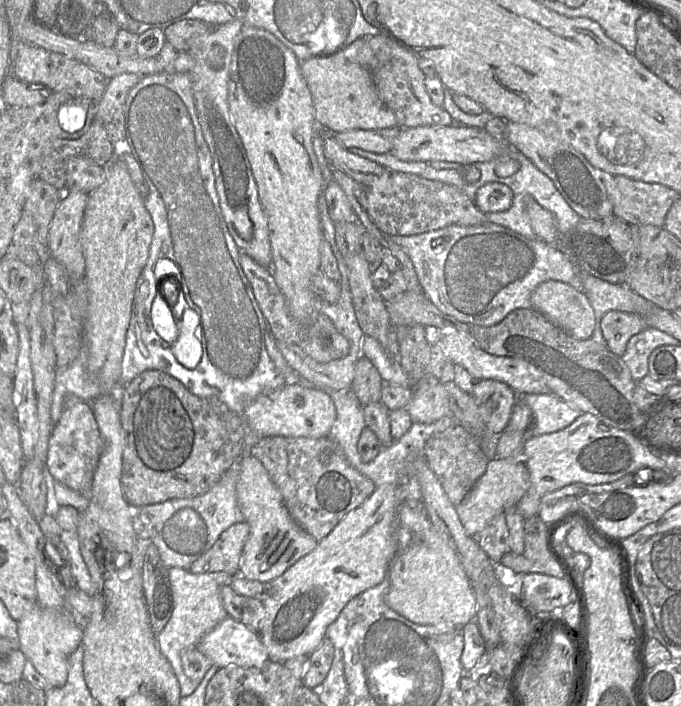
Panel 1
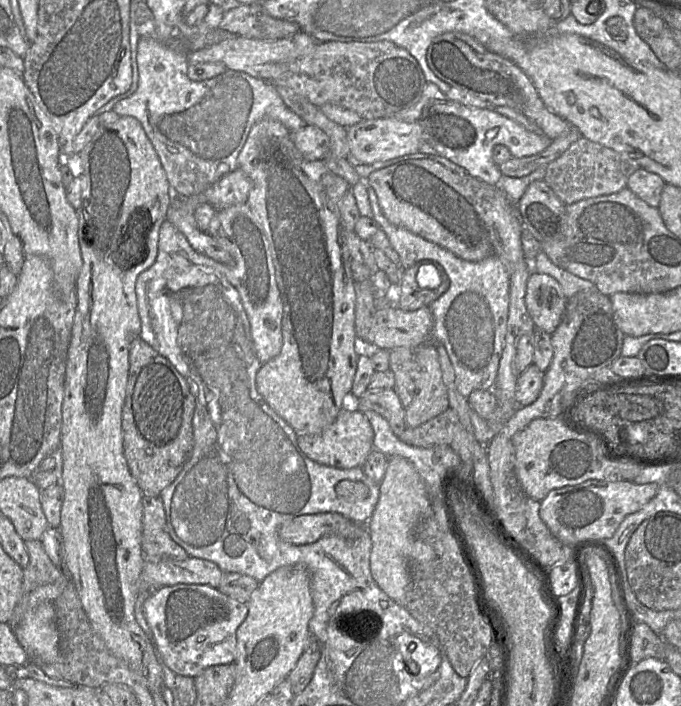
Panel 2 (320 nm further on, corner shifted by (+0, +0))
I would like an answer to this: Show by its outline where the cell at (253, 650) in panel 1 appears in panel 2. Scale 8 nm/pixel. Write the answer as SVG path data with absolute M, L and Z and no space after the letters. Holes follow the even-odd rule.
M206 584L163 586L143 604L153 643L160 659L177 675L195 677L213 665L236 659L236 632L248 615L248 603Z

